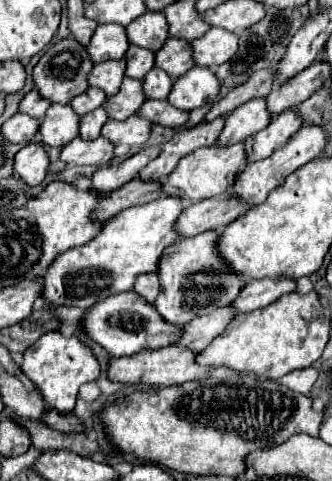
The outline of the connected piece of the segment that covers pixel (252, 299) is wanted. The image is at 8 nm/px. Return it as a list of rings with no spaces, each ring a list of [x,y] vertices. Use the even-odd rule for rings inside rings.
[[[279,278],[279,280],[249,280],[241,294],[233,300],[231,308],[235,310],[235,314],[247,314],[251,310],[257,308],[265,308],[269,304],[273,304],[277,298],[281,298],[283,294],[289,294],[295,290],[295,280],[287,280],[287,278]]]

